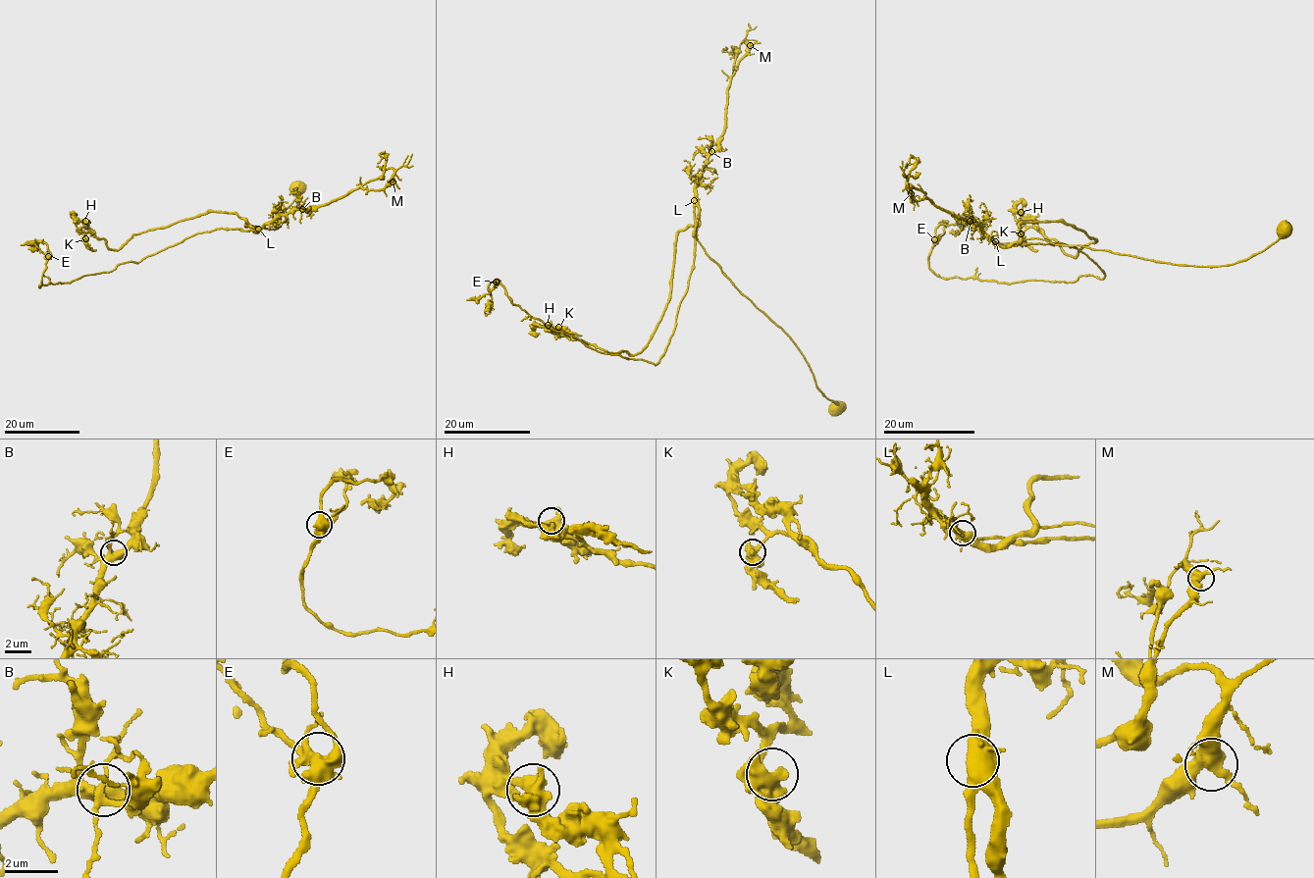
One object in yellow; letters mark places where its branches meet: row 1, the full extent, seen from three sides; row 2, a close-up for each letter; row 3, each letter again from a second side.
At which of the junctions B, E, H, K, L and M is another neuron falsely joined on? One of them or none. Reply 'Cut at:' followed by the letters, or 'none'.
Cut at: L

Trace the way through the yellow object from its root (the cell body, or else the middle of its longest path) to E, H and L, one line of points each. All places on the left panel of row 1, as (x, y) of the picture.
E: (214, 229), (137, 263), (126, 261), (110, 272), (39, 287), (48, 256)
H: (214, 229), (256, 232), (236, 214), (211, 211), (132, 234), (111, 250), (85, 221)
L: (214, 229), (257, 229)

